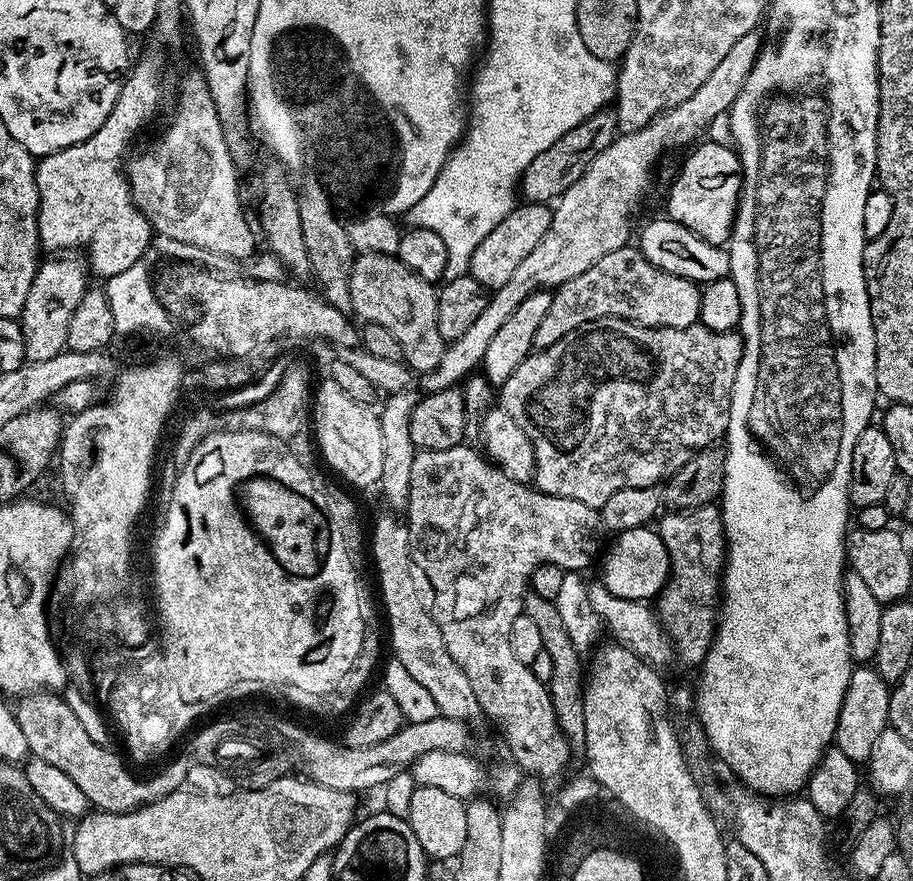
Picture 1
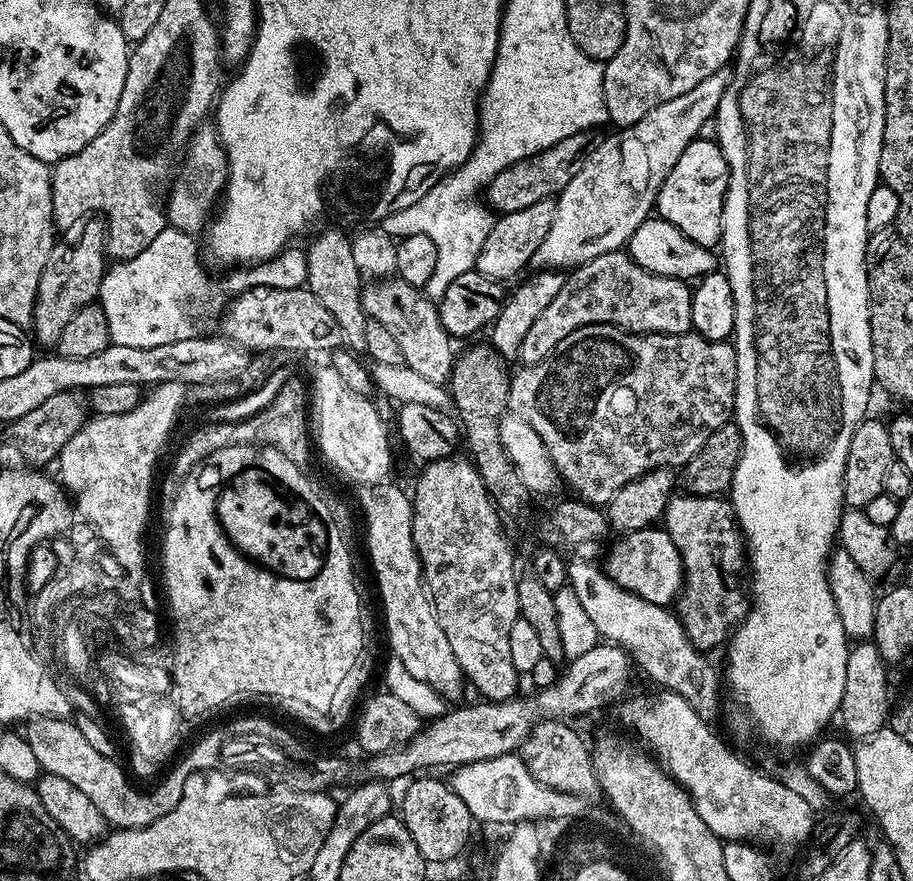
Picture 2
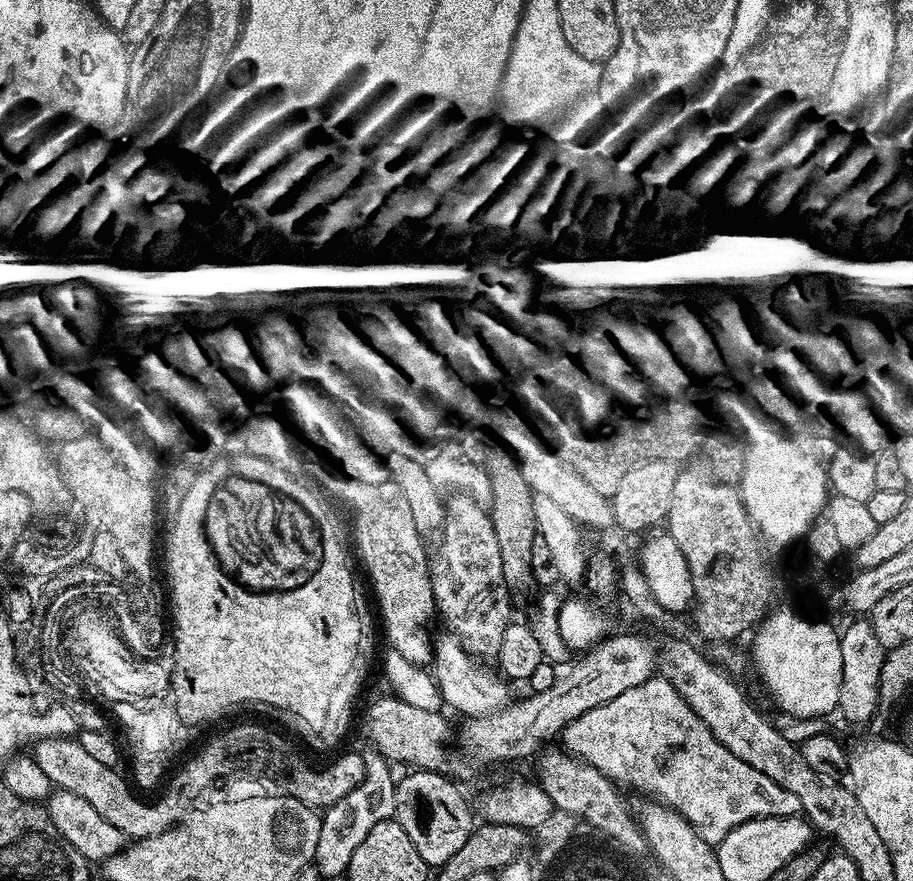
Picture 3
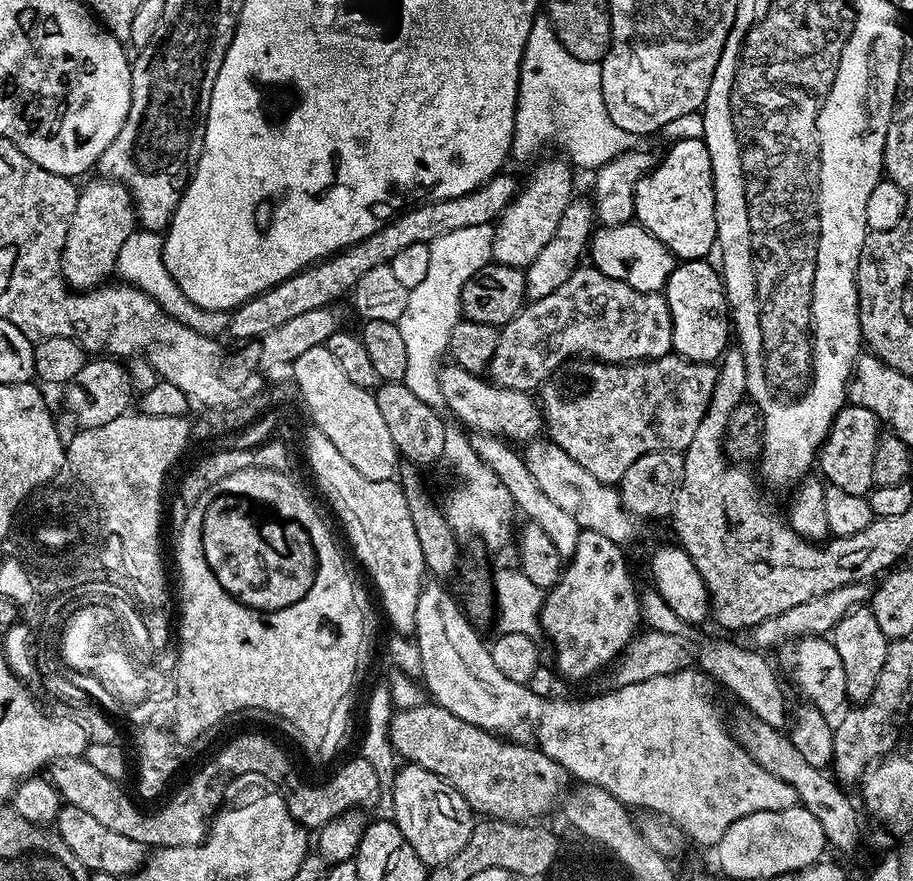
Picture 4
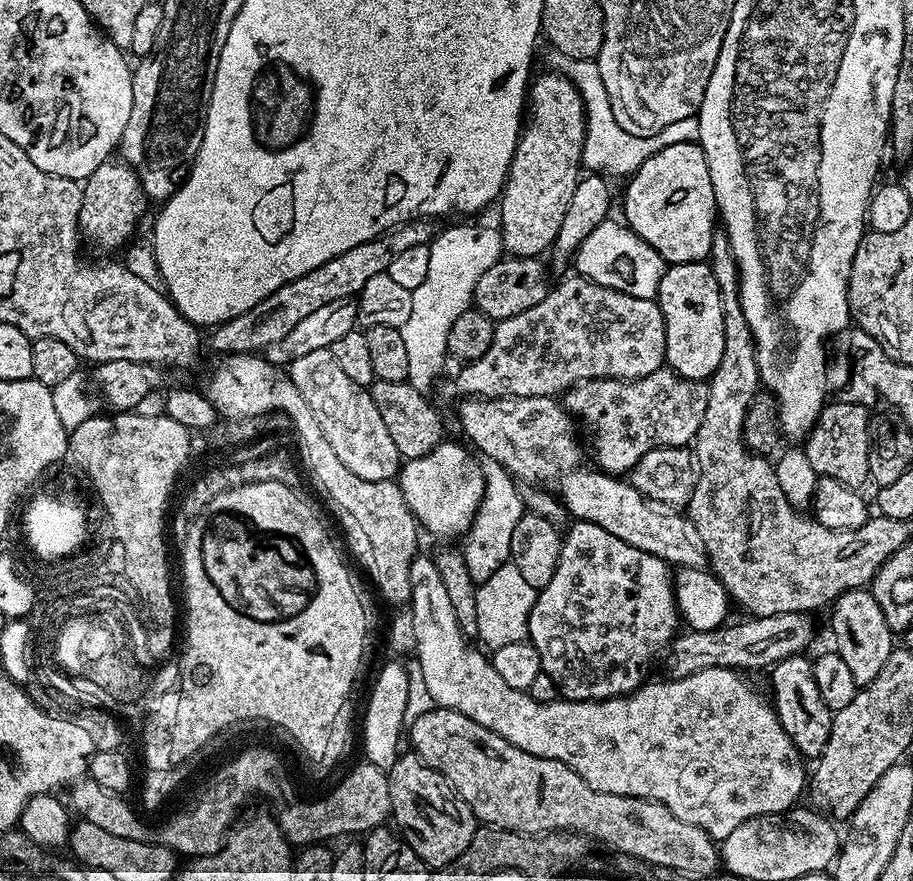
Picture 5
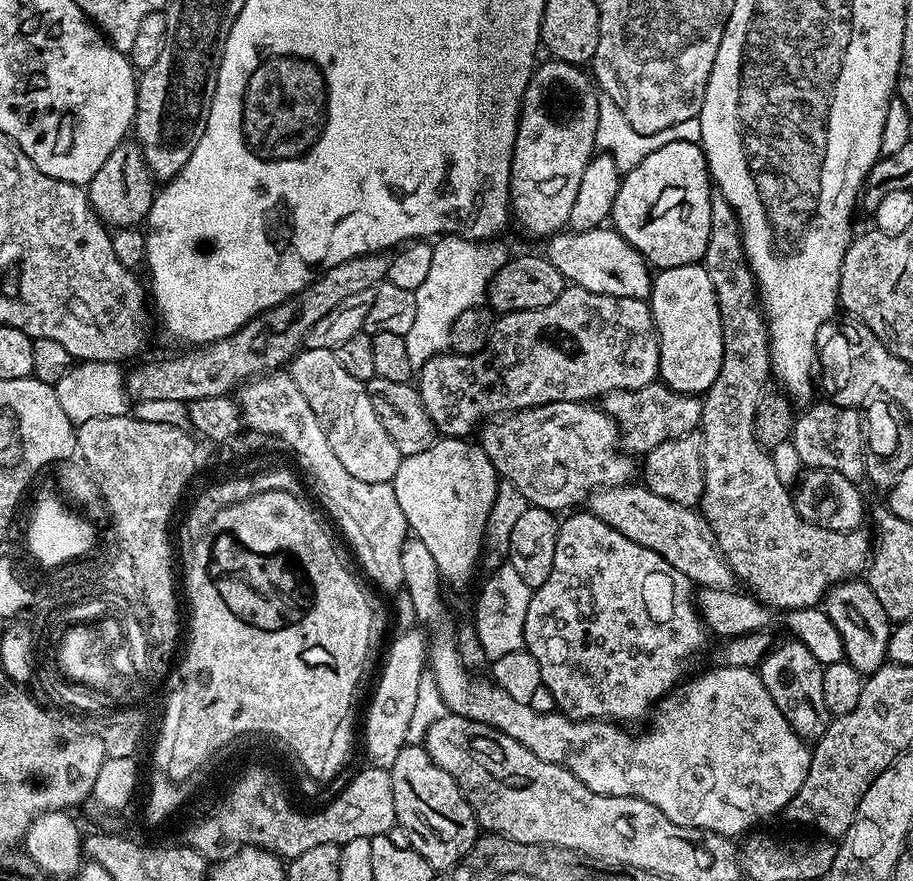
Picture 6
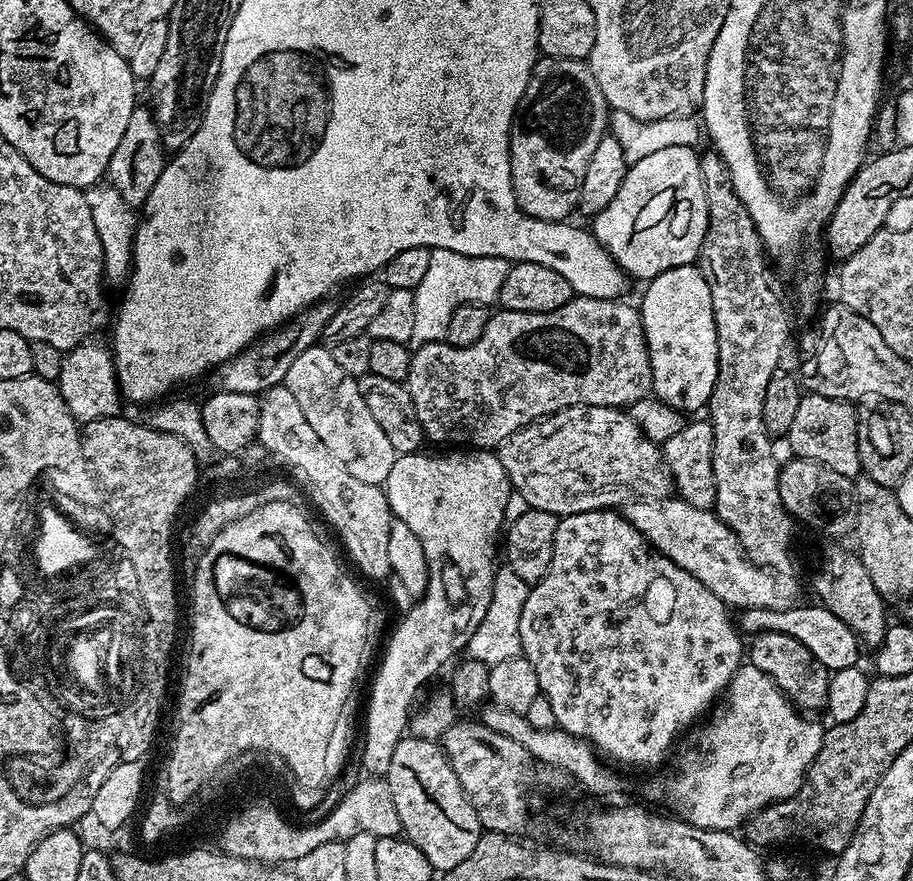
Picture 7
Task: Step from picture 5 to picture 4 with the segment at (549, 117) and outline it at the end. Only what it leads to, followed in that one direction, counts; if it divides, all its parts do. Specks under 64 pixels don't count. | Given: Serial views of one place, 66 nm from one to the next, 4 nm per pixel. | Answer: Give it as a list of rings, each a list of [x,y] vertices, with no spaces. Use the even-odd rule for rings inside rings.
[[[561,160],[542,161],[529,174],[528,181],[525,184],[523,181],[515,198],[508,203],[499,220],[495,221],[496,237],[492,243],[492,260],[495,263],[526,270],[532,265],[534,258],[542,254],[546,242],[554,238],[554,230],[558,230],[558,222],[566,206],[574,199],[573,169],[564,168],[565,161]]]

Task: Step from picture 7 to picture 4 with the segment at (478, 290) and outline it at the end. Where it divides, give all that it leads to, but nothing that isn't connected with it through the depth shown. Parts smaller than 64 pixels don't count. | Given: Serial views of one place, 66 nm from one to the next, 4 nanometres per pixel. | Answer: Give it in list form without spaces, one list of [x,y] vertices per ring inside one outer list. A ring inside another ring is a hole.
[[[483,224],[462,226],[462,230],[450,230],[450,234],[442,234],[432,241],[428,245],[430,270],[426,270],[426,278],[422,278],[418,286],[408,289],[406,310],[396,322],[406,346],[406,374],[402,382],[421,402],[426,402],[426,406],[430,406],[434,414],[444,419],[450,413],[442,398],[440,369],[448,350],[450,334],[462,319],[462,288],[474,273],[485,268],[492,260],[492,243],[495,237],[495,227],[492,224]]]

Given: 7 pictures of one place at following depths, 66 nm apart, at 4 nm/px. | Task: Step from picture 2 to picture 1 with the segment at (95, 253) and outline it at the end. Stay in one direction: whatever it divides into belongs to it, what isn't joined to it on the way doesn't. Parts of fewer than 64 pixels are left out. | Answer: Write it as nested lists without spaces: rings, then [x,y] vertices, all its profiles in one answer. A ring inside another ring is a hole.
[[[56,254],[47,260],[47,258],[39,261],[36,269],[36,277],[30,286],[30,294],[26,294],[26,306],[22,306],[18,317],[20,329],[22,330],[22,338],[24,339],[24,358],[25,361],[43,362],[48,358],[54,358],[59,352],[67,349],[67,334],[69,333],[70,318],[74,315],[74,310],[82,301],[83,294],[90,288],[89,279],[90,272],[86,267],[85,261],[80,260],[76,254]]]

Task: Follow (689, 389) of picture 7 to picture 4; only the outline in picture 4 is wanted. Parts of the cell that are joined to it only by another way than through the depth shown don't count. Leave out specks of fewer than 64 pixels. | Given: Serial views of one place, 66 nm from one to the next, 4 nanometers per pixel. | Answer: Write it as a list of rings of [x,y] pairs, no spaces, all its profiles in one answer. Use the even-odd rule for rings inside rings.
[[[707,259],[677,263],[662,289],[662,295],[668,299],[674,330],[672,352],[693,364],[719,361],[730,344],[728,295],[724,292],[724,281],[717,265],[708,263]]]

